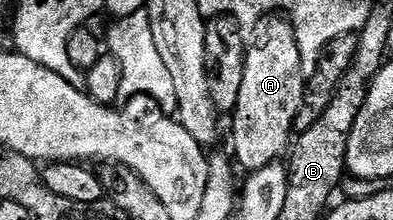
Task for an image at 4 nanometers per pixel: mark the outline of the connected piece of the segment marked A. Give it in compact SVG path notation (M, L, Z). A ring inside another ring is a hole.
M281 16L266 17L260 34L261 39L245 51L243 88L239 88L237 107L231 112L232 157L238 167L245 168L248 173L265 168L286 155L295 134L297 114L304 107L307 93L307 77L301 67L299 44L291 22Z

